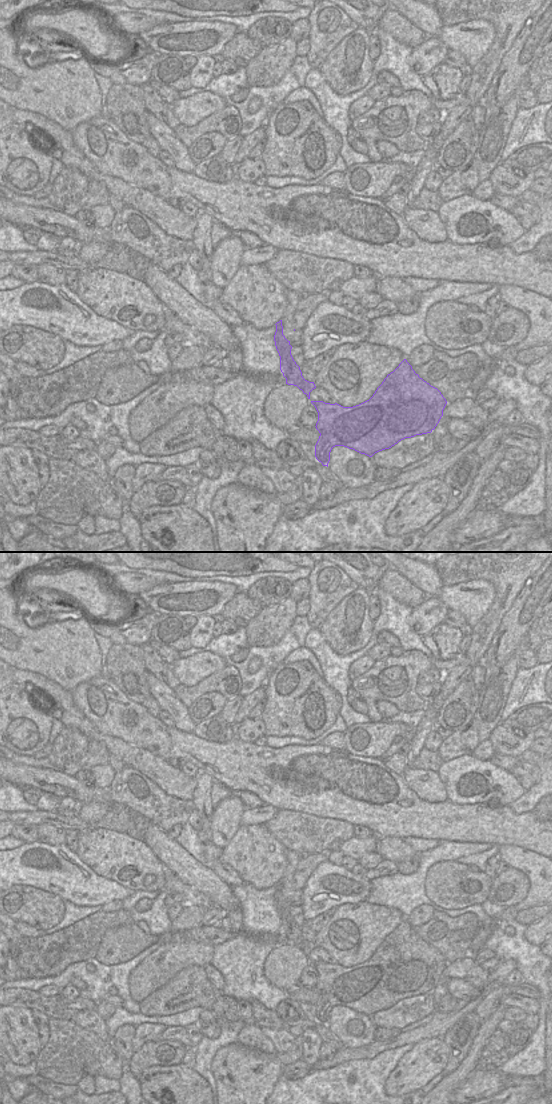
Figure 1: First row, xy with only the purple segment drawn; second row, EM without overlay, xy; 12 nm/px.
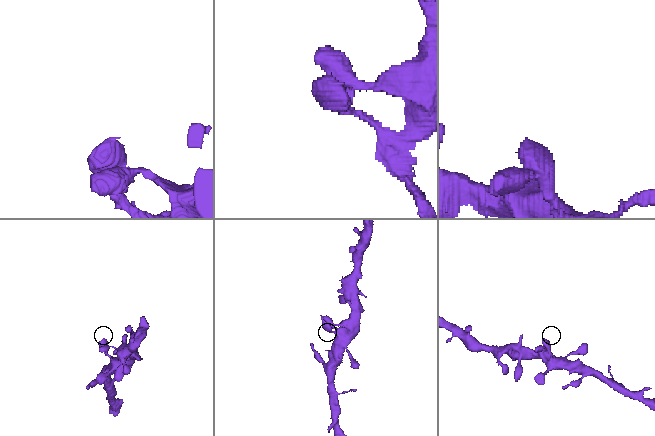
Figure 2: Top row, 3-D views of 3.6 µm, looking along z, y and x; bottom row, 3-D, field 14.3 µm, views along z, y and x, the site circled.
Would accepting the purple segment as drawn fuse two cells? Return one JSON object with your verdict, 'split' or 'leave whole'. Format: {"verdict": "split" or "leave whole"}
{"verdict": "leave whole"}

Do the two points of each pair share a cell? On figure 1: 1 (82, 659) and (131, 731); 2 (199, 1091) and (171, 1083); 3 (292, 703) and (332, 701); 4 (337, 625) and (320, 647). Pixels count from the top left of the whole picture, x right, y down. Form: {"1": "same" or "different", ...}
{"1": "different", "2": "same", "3": "same", "4": "different"}

